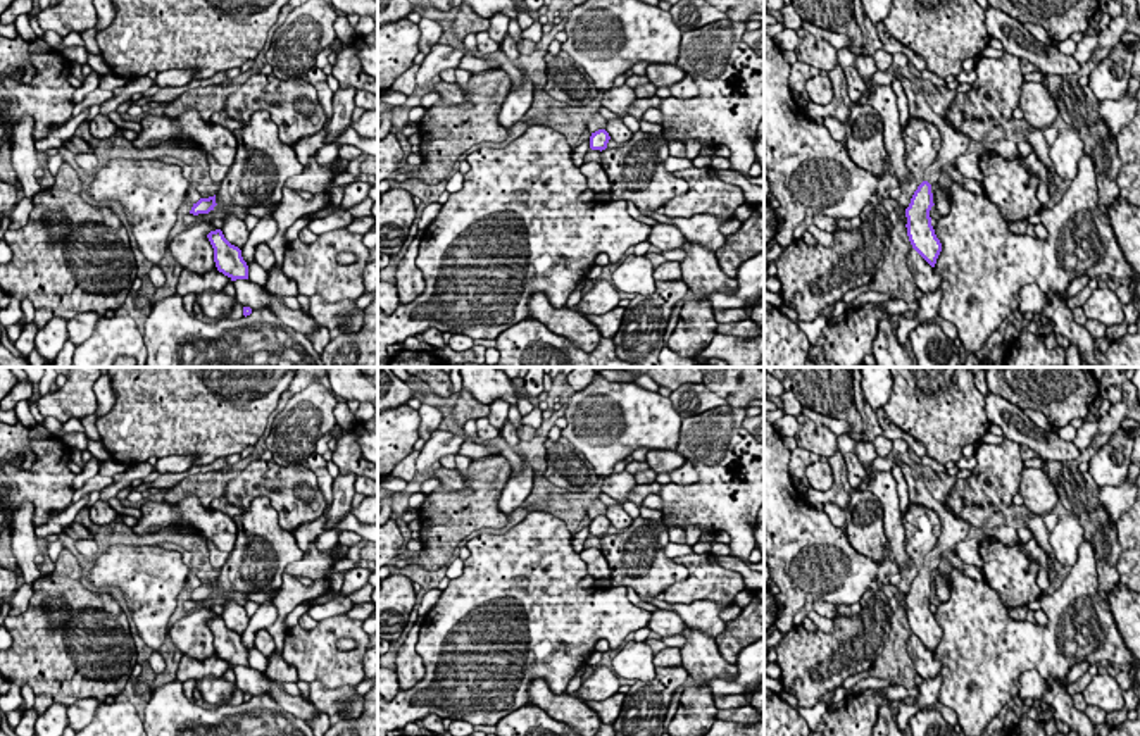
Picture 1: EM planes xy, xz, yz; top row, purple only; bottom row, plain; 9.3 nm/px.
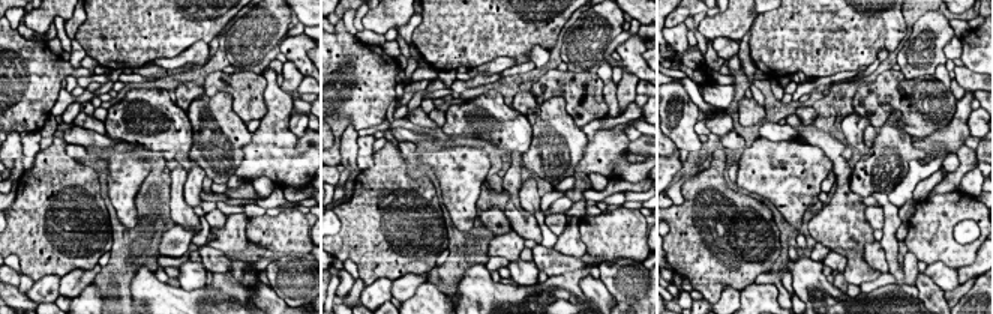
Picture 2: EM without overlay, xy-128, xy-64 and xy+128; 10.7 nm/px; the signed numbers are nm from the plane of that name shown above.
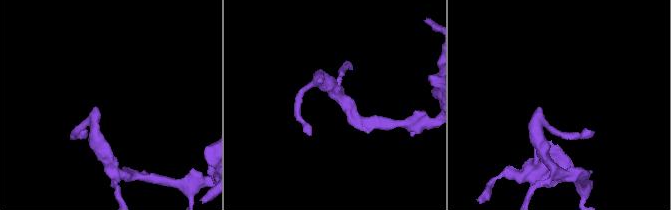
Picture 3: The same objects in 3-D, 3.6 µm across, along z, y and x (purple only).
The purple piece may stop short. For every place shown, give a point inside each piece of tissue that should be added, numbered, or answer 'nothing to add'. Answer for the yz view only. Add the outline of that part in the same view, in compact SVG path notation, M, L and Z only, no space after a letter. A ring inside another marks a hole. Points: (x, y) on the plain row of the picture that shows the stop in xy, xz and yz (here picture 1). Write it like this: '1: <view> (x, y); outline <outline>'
1: yz (952, 531); outline M895 458L895 465L902 469L904 479L907 483L909 503L923 505L938 514L940 536L935 548L924 557L924 567L936 571L942 557L947 552L955 550L955 546L968 538L969 524L955 519L952 512L949 512L938 500L935 500L926 490L921 476L907 464Z

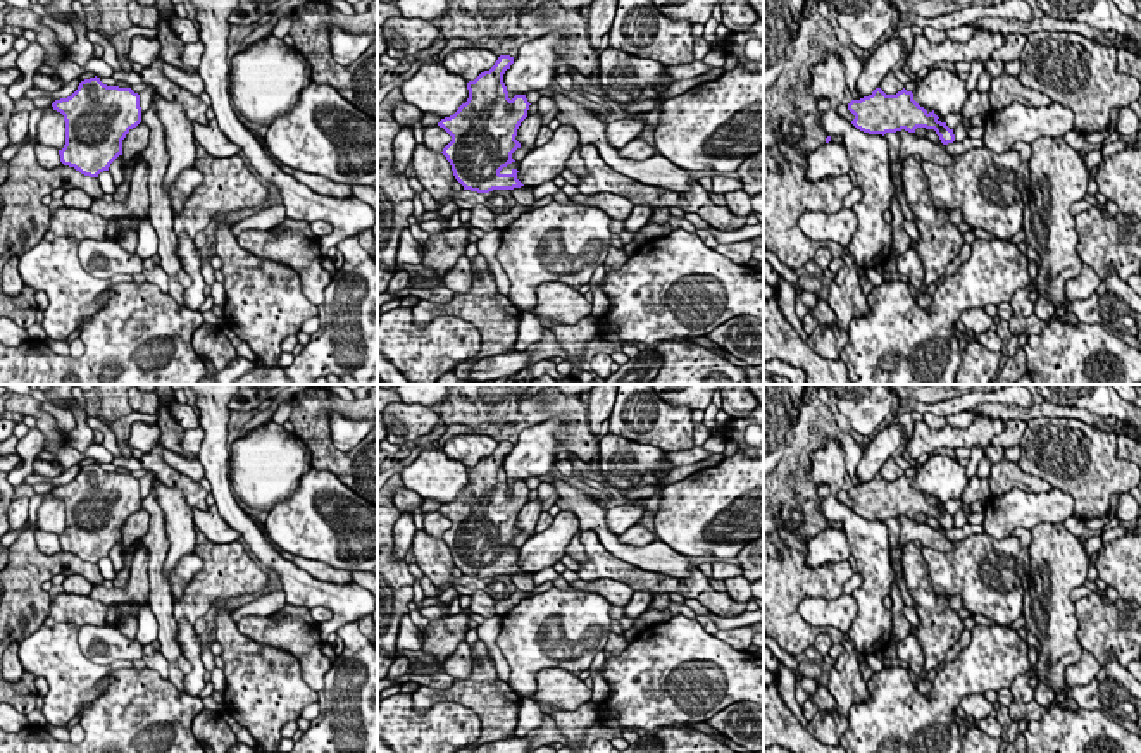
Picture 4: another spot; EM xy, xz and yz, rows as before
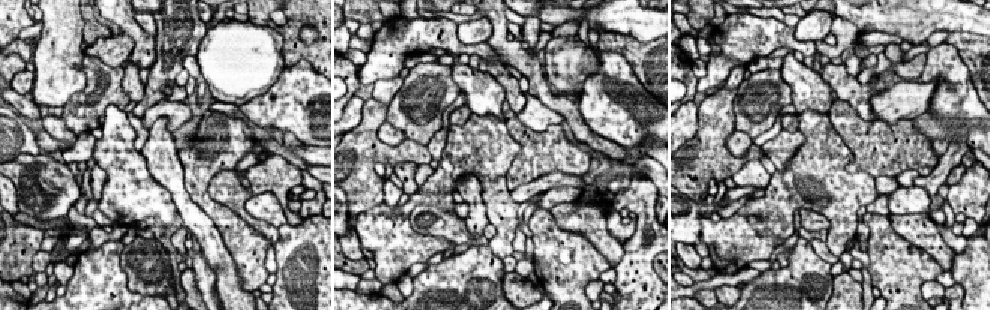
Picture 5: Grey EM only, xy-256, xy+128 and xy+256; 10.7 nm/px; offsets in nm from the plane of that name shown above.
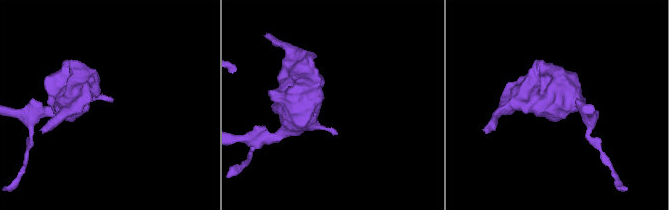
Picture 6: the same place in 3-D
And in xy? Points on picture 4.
nothing to add

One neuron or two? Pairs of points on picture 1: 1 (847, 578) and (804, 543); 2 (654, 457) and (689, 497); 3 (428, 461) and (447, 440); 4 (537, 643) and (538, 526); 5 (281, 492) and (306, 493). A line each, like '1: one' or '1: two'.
1: one
2: two
3: one
4: one
5: one

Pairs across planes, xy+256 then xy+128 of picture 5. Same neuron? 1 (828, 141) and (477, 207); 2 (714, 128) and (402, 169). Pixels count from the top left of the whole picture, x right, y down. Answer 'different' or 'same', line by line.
1: different
2: different

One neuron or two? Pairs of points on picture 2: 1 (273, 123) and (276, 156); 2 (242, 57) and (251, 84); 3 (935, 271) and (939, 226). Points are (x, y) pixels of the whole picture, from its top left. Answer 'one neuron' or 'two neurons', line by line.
1: one neuron
2: two neurons
3: two neurons

